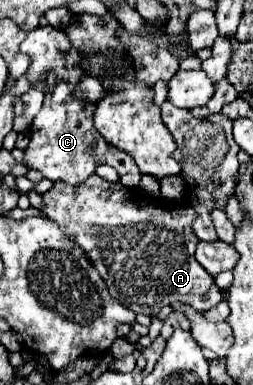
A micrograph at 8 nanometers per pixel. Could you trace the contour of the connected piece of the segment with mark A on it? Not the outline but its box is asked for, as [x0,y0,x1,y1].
[37,173,223,317]

